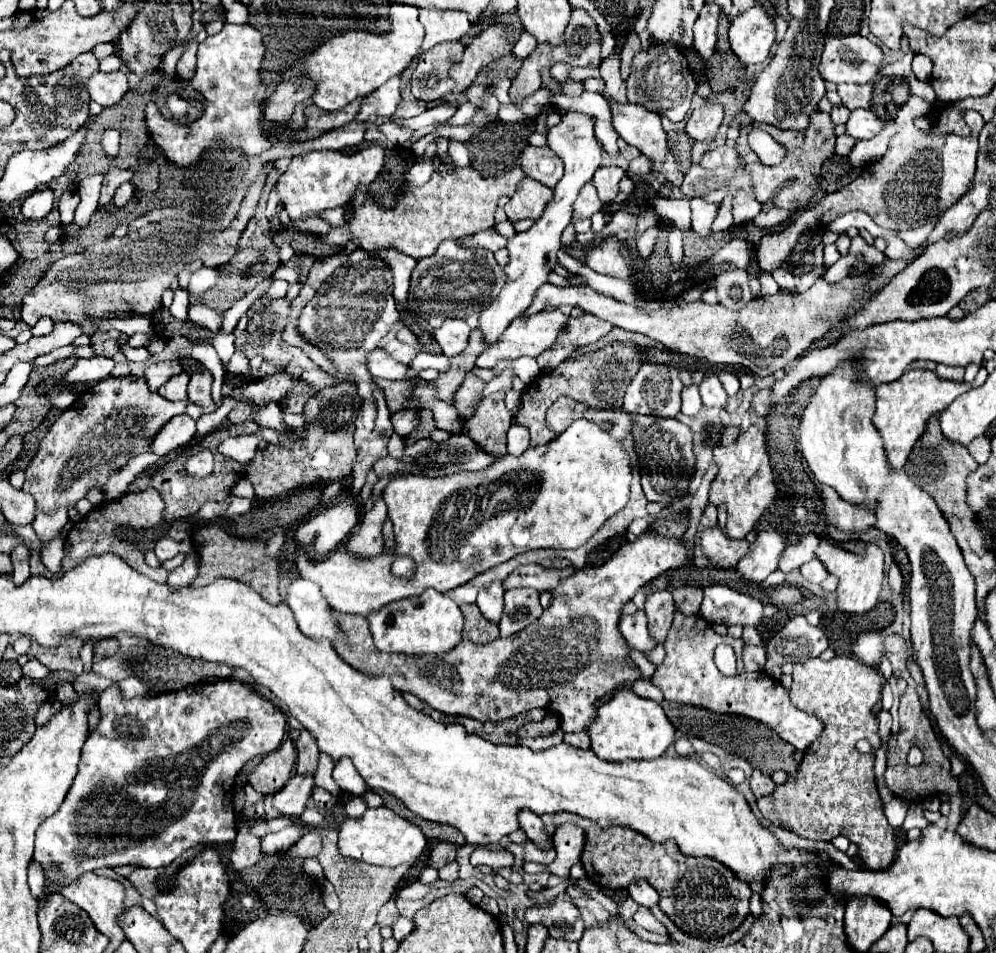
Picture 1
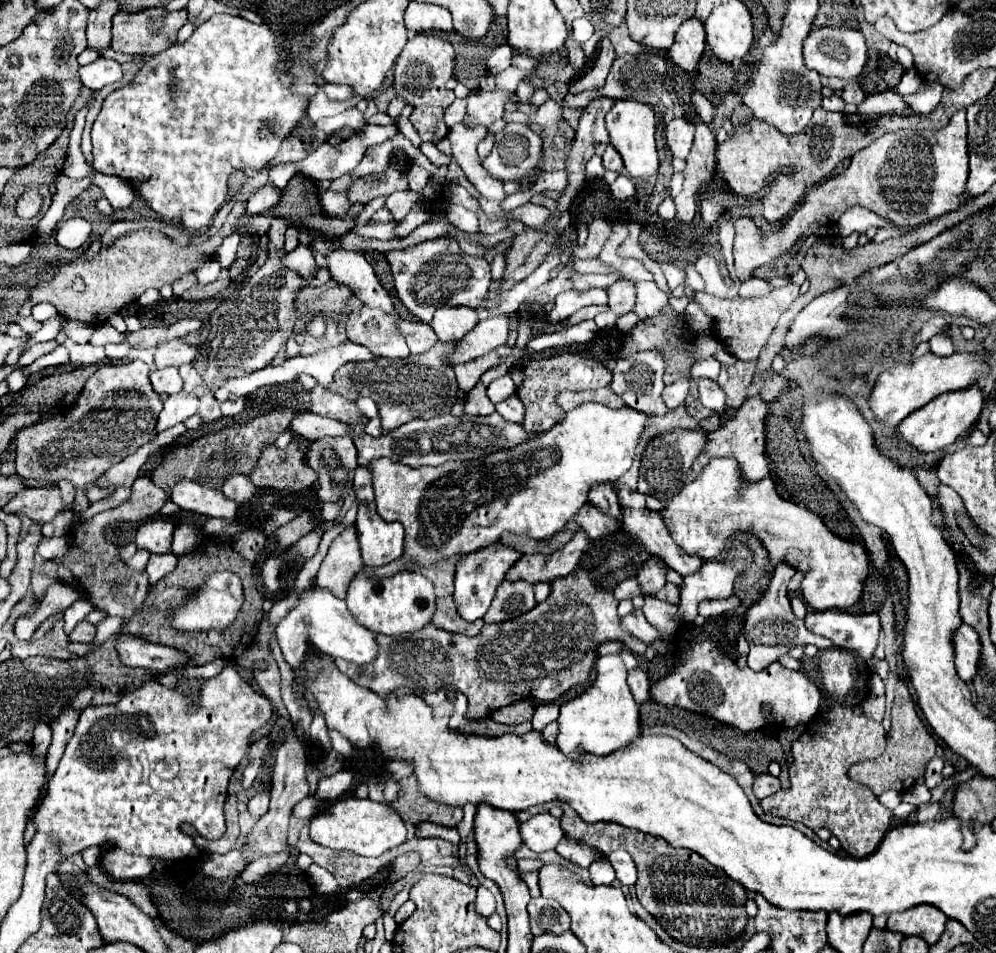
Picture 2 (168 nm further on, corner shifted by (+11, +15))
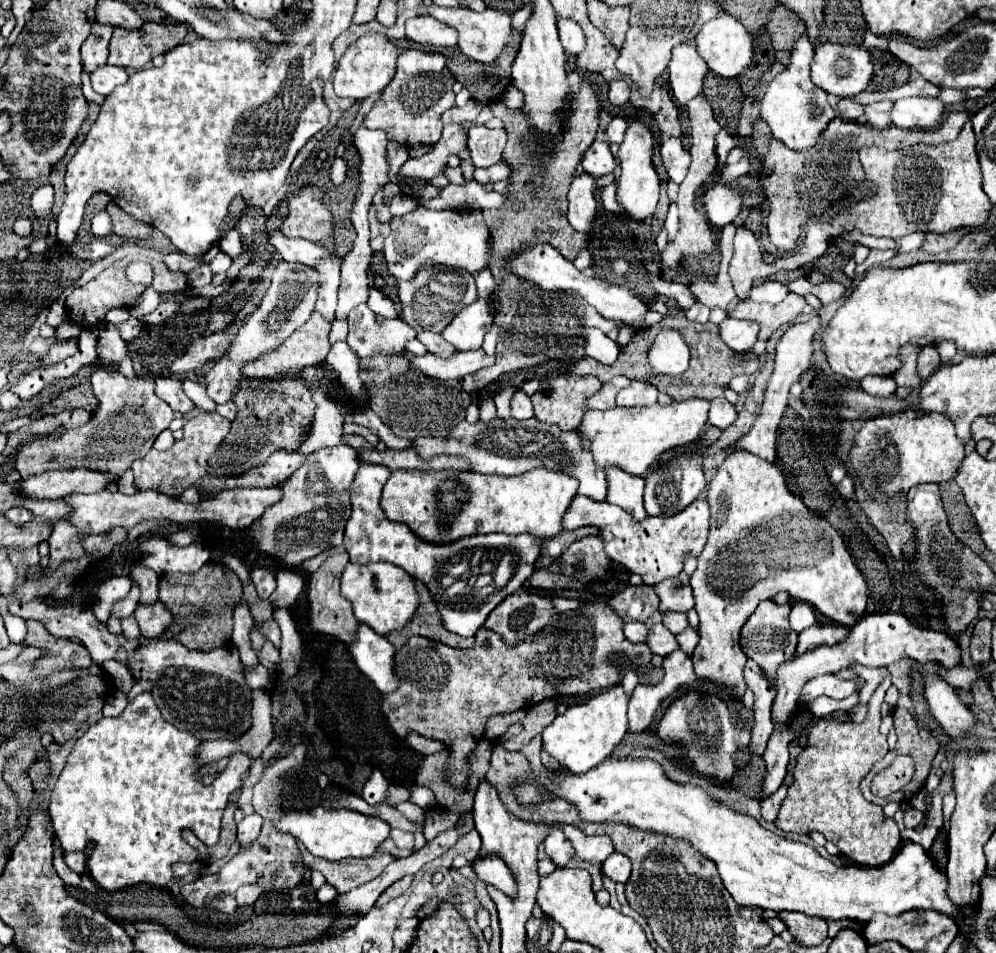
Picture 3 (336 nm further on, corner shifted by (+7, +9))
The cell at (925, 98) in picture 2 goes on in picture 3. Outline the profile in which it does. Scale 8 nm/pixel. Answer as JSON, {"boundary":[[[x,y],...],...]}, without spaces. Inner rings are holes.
{"boundary":[[[941,90],[939,96],[937,96],[937,100],[941,100],[947,106],[953,106],[953,104],[963,102],[965,100],[965,94],[961,90]]]}

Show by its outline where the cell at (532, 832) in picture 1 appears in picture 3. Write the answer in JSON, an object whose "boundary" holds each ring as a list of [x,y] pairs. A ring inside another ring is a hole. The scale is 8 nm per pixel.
{"boundary":[[[551,826],[547,838],[543,840],[543,846],[545,846],[545,852],[547,856],[557,864],[557,866],[565,866],[571,856],[573,856],[573,848],[571,848],[571,842],[565,838],[565,832],[561,826]]]}

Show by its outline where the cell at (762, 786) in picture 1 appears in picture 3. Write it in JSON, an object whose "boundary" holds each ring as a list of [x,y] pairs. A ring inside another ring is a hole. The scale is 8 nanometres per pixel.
{"boundary":[[[783,784],[779,790],[775,790],[773,794],[769,794],[767,798],[763,798],[761,802],[761,816],[767,820],[767,822],[773,822],[775,816],[777,816],[777,810],[781,806],[781,802],[785,800],[787,796],[787,786]]]}

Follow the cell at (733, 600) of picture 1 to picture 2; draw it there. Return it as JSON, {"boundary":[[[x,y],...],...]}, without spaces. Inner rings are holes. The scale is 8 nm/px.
{"boundary":[[[619,484],[619,486],[617,486],[617,496],[619,496],[619,504],[623,504],[623,530],[627,532],[627,536],[631,536],[631,540],[639,540],[639,544],[643,544],[643,550],[645,550],[645,552],[657,554],[659,558],[663,558],[663,560],[667,562],[667,566],[669,566],[671,570],[675,570],[675,572],[681,574],[681,576],[699,572],[703,560],[697,558],[697,556],[685,554],[685,552],[671,540],[671,536],[669,536],[669,532],[667,532],[667,526],[663,524],[663,518],[659,516],[659,512],[653,512],[653,510],[647,508],[643,494],[637,494],[635,490],[631,490],[631,488],[625,486],[625,484]]]}

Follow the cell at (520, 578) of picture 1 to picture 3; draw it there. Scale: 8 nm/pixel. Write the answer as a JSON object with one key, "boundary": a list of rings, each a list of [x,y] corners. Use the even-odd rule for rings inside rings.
{"boundary":[[[585,536],[573,542],[549,568],[539,568],[533,572],[525,586],[529,588],[573,588],[581,590],[583,584],[593,578],[601,578],[609,566],[609,558],[603,552],[603,542],[599,536]]]}

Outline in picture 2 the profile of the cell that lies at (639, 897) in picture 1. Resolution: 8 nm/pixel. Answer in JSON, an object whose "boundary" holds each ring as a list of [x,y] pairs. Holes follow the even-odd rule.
{"boundary":[[[615,850],[607,856],[607,860],[611,862],[617,878],[625,884],[625,886],[633,886],[637,880],[637,868],[633,864],[633,858],[625,852],[625,850]]]}

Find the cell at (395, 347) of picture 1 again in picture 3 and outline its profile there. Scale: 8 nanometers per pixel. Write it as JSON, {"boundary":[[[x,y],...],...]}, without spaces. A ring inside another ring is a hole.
{"boundary":[[[423,330],[417,338],[425,344],[427,352],[431,352],[431,354],[437,354],[437,356],[447,358],[447,356],[451,356],[451,354],[455,352],[455,348],[453,348],[447,340],[443,340],[441,334],[435,334],[435,332],[429,332],[429,330]]]}

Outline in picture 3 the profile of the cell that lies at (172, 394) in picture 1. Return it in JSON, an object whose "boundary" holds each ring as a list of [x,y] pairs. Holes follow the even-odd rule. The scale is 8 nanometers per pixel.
{"boundary":[[[159,376],[155,380],[157,388],[155,388],[155,394],[165,400],[175,412],[181,412],[181,414],[187,414],[195,408],[195,404],[185,396],[183,388],[181,388],[181,380],[177,378],[167,378],[167,376]]]}

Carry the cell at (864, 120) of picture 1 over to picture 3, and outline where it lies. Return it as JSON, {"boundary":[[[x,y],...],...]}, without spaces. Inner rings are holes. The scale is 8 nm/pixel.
{"boundary":[[[901,98],[891,108],[891,120],[899,128],[933,128],[939,124],[945,104],[935,98]]]}

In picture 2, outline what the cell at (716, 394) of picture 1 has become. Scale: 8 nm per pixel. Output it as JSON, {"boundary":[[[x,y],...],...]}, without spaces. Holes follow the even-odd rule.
{"boundary":[[[699,378],[697,380],[697,386],[699,386],[699,400],[705,408],[717,412],[717,414],[723,414],[727,410],[727,404],[725,404],[725,392],[709,378]]]}

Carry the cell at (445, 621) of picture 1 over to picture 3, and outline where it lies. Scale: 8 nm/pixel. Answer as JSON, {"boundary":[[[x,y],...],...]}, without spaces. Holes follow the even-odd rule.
{"boundary":[[[349,564],[345,568],[343,576],[341,576],[341,594],[353,604],[355,618],[359,622],[369,624],[381,636],[387,636],[393,630],[405,628],[411,622],[411,618],[415,616],[417,608],[419,608],[419,592],[415,588],[413,578],[405,570],[401,570],[399,566],[395,566],[395,564],[365,564],[365,566],[361,566],[361,564]]]}

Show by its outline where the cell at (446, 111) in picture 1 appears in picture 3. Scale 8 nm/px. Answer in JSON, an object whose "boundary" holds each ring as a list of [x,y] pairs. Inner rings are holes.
{"boundary":[[[367,32],[361,38],[357,38],[347,52],[341,56],[337,64],[337,72],[333,76],[333,86],[335,94],[341,98],[367,98],[375,92],[381,92],[395,76],[397,72],[397,58],[399,58],[399,48],[391,42],[387,34],[381,32]]]}

